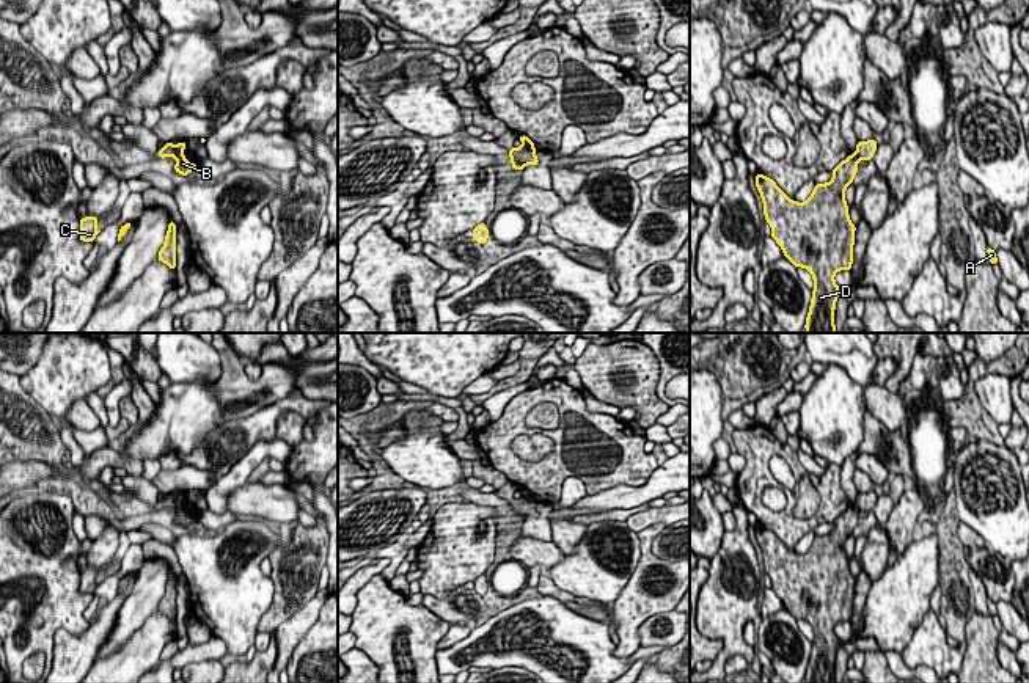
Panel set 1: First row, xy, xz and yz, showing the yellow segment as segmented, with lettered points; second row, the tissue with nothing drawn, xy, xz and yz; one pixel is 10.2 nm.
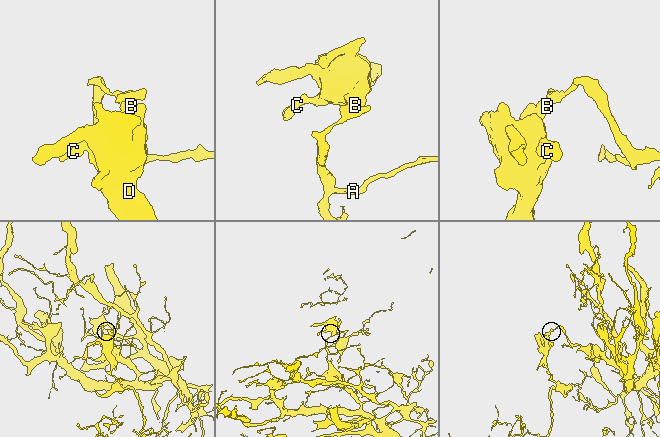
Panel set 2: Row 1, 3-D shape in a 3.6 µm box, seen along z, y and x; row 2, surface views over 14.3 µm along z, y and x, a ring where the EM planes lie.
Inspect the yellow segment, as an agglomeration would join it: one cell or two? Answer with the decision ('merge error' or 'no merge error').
merge error

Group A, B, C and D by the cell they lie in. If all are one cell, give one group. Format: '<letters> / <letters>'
A / B C D

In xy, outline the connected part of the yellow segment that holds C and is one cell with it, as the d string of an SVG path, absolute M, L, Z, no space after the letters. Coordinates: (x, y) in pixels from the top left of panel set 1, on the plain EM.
M85 568L80 570L80 592L82 594L94 594L96 587L101 584L96 581L99 570L97 568Z

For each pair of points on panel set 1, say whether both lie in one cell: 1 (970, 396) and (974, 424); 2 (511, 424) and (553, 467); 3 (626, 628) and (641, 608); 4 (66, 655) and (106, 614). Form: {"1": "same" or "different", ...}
{"1": "same", "2": "same", "3": "same", "4": "same"}

